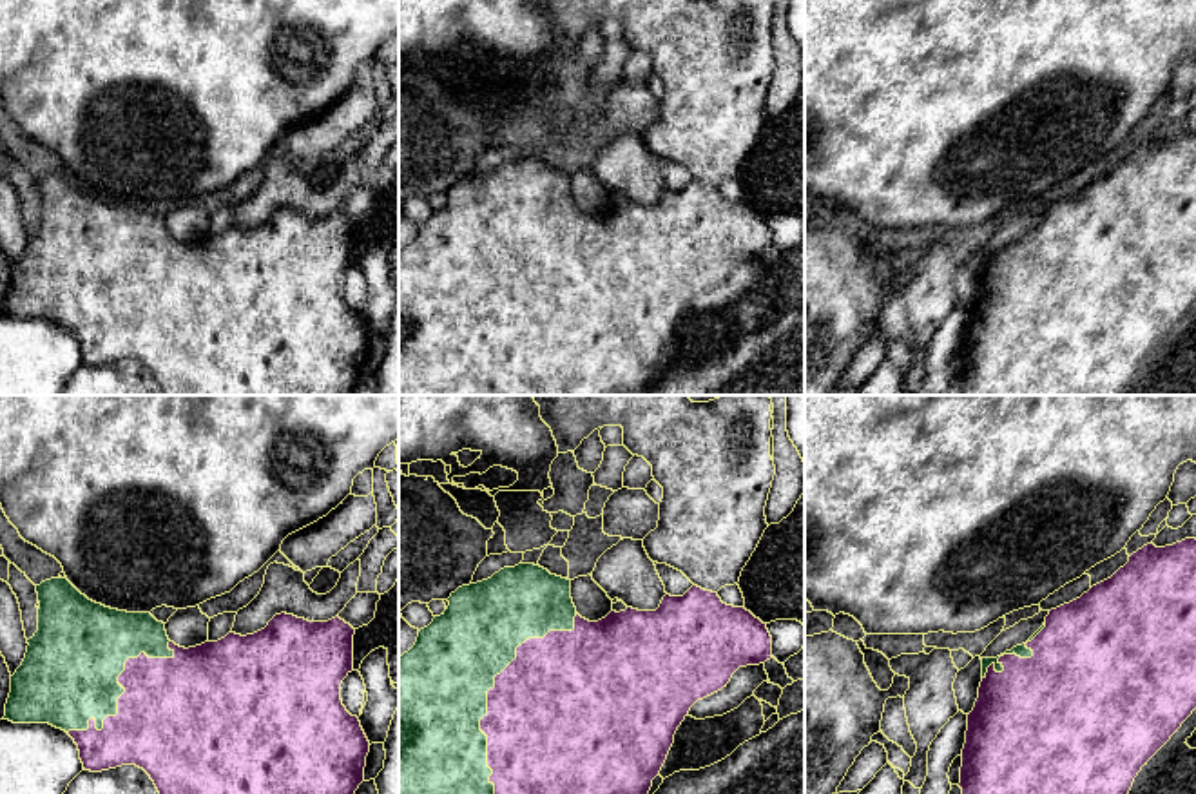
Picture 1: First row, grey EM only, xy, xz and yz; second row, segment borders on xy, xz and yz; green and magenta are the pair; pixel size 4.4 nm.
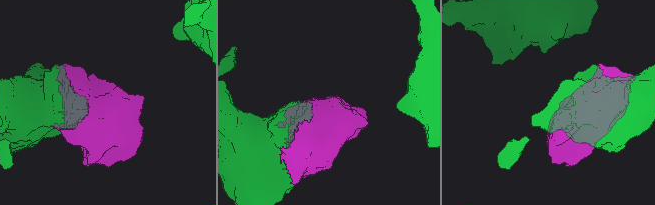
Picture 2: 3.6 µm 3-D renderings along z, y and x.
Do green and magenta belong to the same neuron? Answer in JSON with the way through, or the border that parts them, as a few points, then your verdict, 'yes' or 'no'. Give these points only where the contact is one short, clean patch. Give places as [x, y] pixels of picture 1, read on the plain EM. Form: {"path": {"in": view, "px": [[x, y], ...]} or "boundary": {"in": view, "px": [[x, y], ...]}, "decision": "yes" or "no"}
{"decision": "yes"}

